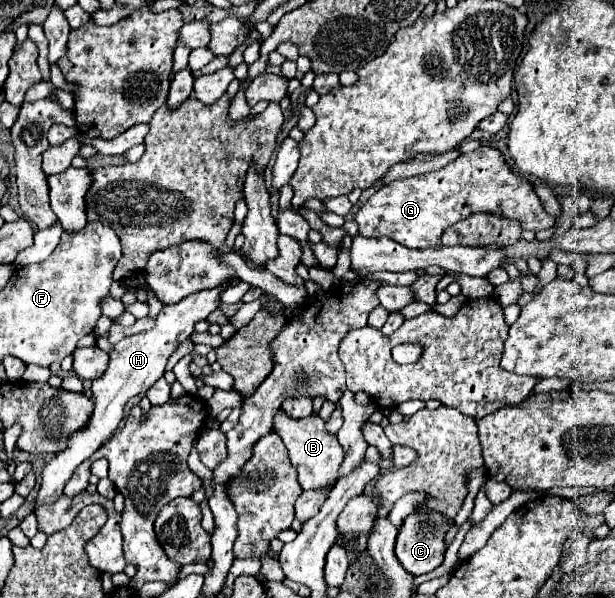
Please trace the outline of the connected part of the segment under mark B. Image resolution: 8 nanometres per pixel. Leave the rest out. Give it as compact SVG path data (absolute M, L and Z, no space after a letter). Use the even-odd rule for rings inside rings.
M284 410L274 414L274 432L282 438L284 446L290 452L290 462L298 470L298 480L304 490L322 488L338 480L338 464L342 462L342 446L336 436L324 428L324 422L318 414L306 418L292 418Z

